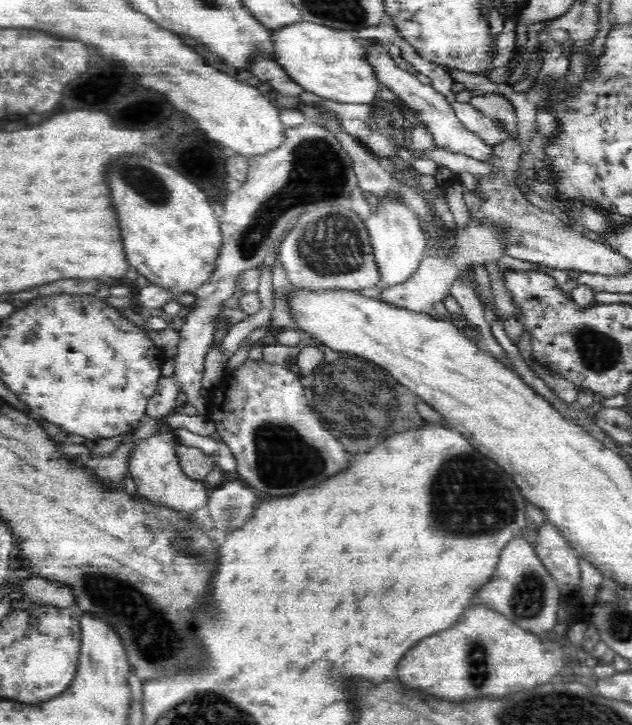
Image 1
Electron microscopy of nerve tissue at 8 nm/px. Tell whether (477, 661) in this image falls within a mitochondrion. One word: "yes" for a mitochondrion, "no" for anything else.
yes

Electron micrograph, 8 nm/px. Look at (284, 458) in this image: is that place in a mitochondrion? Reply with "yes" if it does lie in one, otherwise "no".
yes

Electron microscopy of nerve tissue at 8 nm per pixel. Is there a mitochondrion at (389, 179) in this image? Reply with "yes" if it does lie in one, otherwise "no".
no

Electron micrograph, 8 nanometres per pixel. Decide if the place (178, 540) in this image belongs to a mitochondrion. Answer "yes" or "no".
yes

